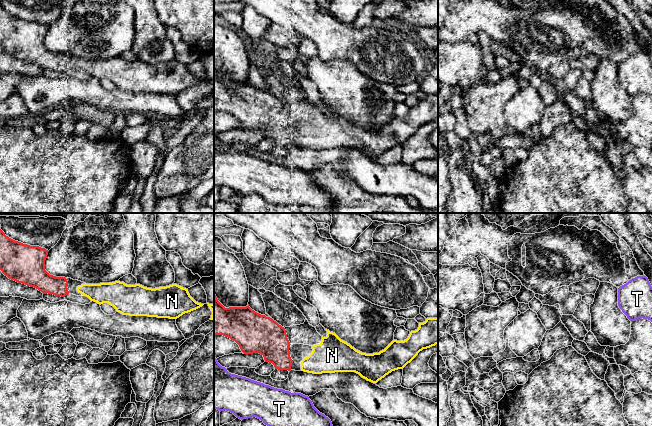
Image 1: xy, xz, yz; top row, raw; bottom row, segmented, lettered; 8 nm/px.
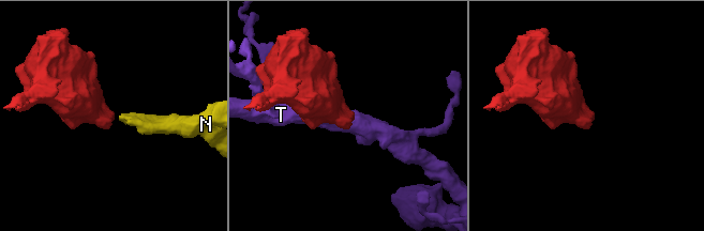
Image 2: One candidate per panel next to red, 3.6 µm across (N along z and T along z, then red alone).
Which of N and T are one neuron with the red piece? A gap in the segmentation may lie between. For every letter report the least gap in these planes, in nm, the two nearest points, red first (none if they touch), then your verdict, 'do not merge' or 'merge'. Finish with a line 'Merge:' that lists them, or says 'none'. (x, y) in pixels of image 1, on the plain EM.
N: 70 nm | xz (292, 137), (301, 137) | merge
T: 150 nm | xz (275, 144), (268, 161) | do not merge
Merge: N

